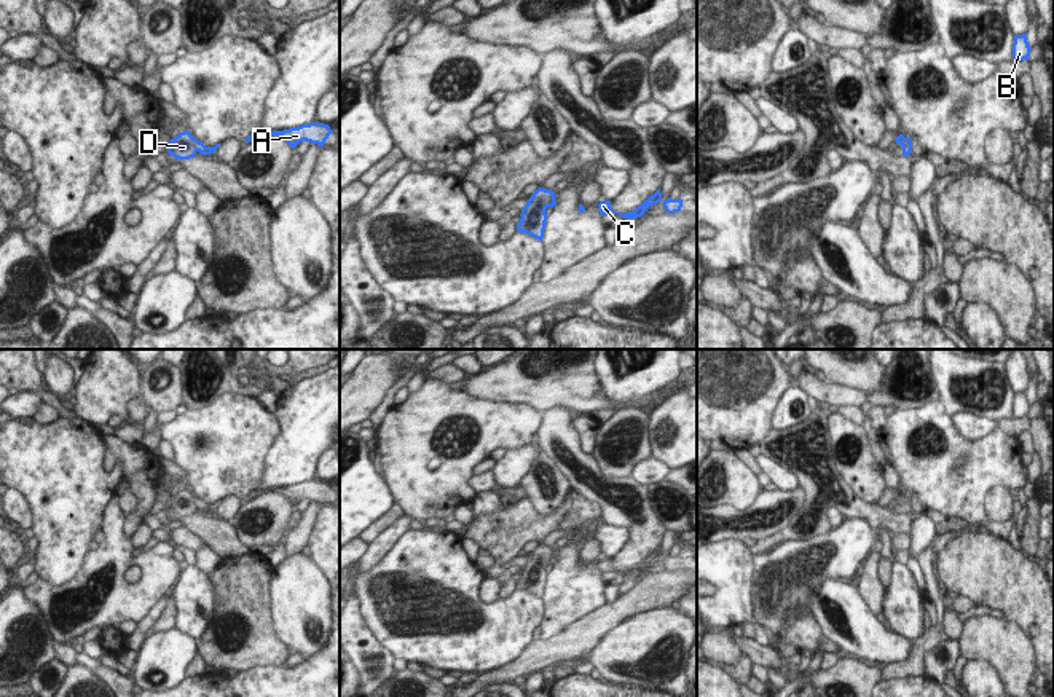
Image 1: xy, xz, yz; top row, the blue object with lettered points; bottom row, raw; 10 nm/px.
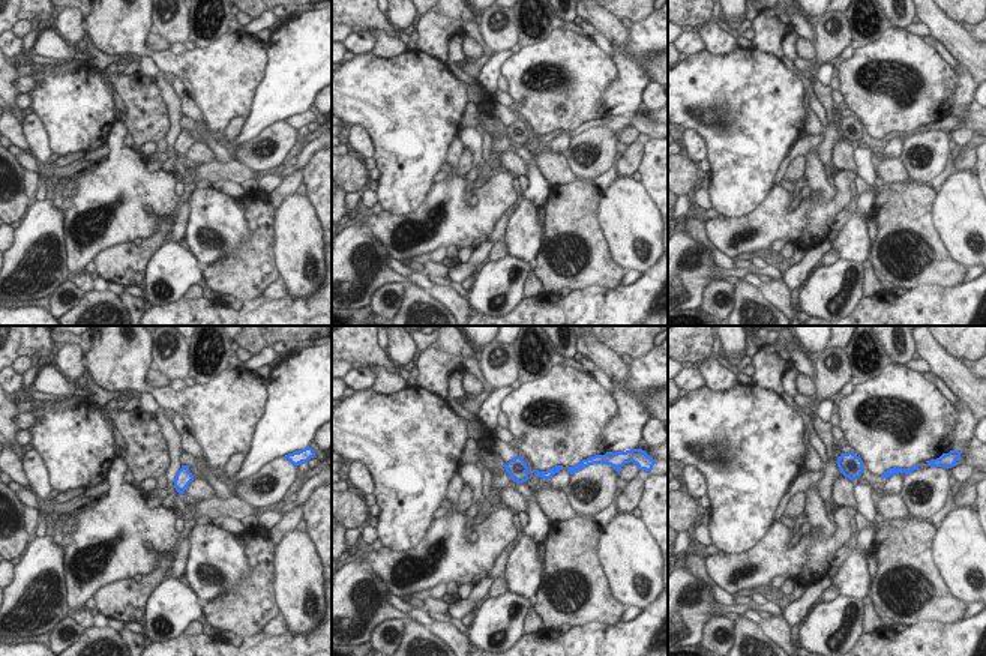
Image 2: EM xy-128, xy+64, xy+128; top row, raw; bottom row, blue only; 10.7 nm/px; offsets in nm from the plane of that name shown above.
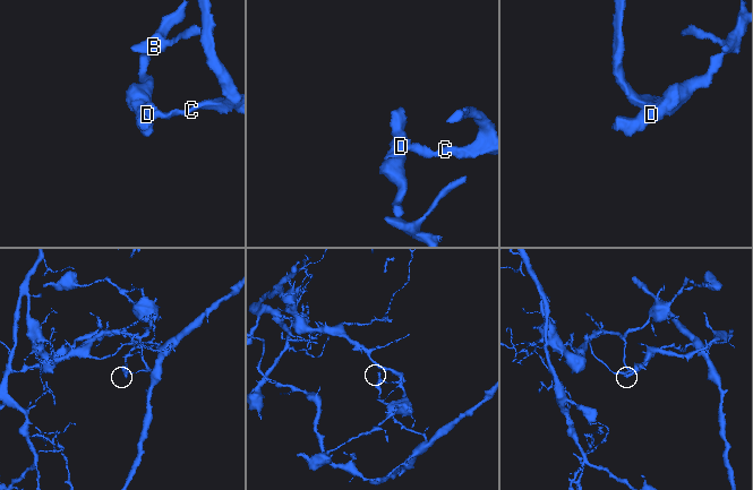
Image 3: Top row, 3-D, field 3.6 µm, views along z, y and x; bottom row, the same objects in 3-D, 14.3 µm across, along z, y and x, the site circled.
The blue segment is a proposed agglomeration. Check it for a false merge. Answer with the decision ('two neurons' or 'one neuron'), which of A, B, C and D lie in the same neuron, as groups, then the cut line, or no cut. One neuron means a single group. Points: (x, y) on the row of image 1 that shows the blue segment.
two neurons; groups A C / B D; cut xy (193, 137), (196, 150)

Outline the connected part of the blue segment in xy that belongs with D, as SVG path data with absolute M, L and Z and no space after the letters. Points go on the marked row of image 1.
M183 131L169 142L167 153L175 159L190 159L196 155L196 148L193 145L193 136L190 131Z

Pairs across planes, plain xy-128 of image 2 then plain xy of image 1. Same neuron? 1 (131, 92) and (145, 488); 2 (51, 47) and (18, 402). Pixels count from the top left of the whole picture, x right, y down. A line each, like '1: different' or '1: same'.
1: same
2: same

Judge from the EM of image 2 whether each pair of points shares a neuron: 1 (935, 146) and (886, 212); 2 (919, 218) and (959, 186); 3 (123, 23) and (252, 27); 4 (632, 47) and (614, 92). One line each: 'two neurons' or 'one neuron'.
1: two neurons
2: two neurons
3: two neurons
4: one neuron

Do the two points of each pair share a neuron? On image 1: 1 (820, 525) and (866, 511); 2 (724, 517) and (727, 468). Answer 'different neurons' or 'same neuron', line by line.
1: same neuron
2: different neurons

